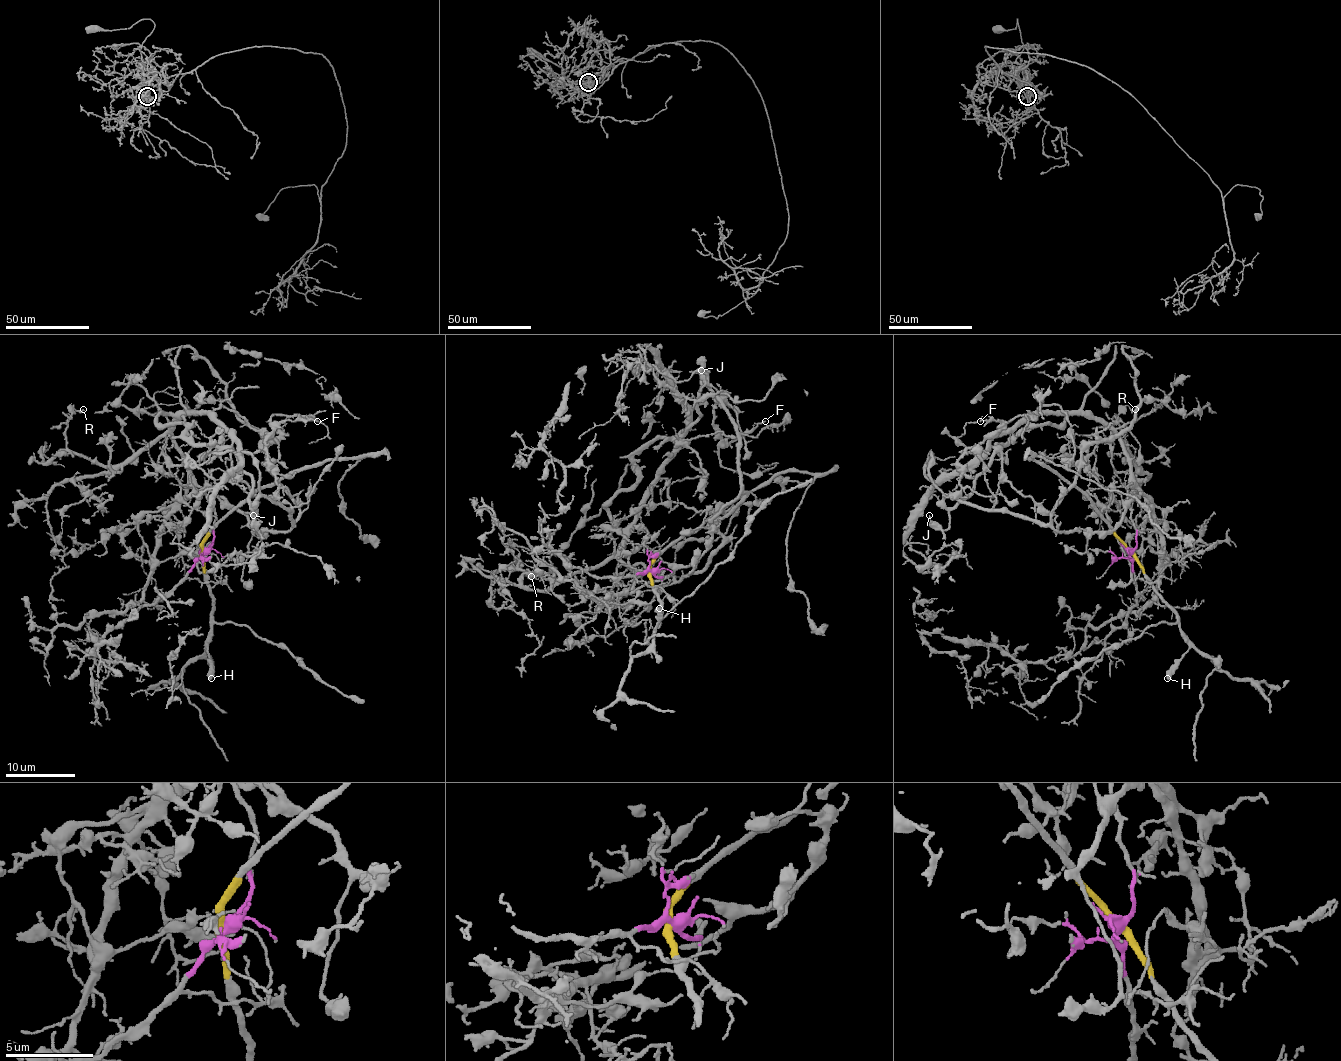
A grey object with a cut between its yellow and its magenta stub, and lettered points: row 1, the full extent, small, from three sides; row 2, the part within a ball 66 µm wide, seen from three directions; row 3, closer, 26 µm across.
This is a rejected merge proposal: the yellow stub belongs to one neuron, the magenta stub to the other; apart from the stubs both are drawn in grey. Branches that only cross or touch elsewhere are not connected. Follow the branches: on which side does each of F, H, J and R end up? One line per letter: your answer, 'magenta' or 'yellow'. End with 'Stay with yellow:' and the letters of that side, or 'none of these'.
F: magenta
H: yellow
J: magenta
R: magenta
Stay with yellow: H

